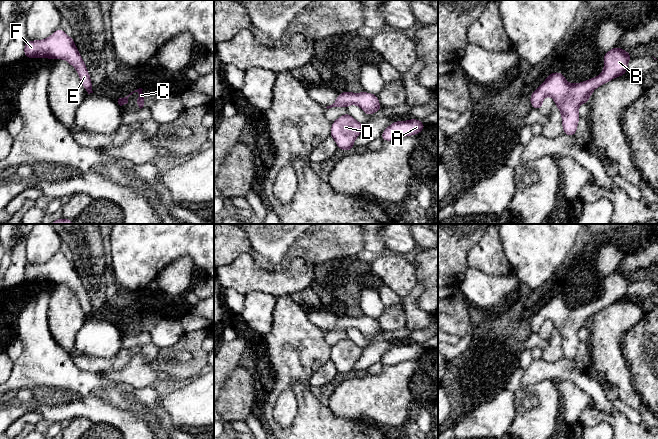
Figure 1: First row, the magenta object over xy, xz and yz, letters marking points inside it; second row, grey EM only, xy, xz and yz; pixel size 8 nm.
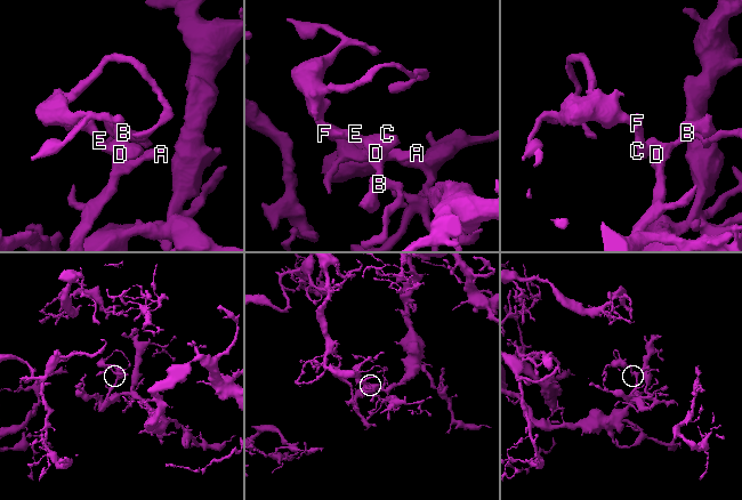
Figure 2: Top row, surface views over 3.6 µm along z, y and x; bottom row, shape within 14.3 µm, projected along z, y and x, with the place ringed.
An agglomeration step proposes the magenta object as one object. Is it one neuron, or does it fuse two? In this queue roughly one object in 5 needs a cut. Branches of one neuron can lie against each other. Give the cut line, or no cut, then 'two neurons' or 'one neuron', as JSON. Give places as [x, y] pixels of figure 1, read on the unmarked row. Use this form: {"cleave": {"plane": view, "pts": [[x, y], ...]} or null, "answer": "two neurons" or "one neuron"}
{"cleave": null, "answer": "one neuron"}

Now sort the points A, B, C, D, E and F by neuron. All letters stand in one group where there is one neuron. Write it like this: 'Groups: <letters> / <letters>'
Groups: A B C D E F

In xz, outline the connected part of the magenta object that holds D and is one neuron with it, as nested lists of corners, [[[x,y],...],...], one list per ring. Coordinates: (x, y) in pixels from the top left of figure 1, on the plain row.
[[[346,337],[332,347],[330,361],[335,364],[339,374],[352,375],[354,365],[361,358],[363,352],[364,348]]]

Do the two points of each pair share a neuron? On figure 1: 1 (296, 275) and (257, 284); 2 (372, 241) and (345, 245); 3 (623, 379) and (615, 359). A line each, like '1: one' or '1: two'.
1: one
2: two
3: one

